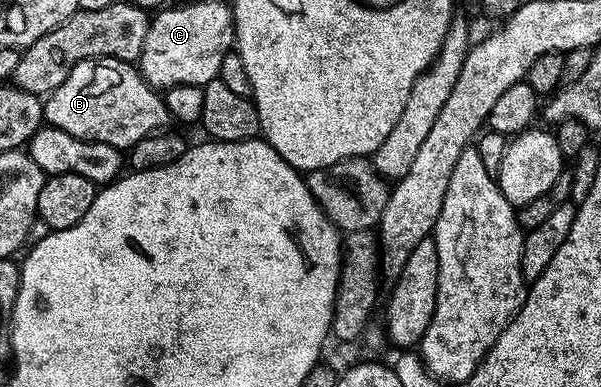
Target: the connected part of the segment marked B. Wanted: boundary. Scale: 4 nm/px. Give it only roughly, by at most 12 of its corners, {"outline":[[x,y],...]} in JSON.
{"outline":[[89,58],[43,100],[73,138],[129,150],[172,123],[134,63]]}

